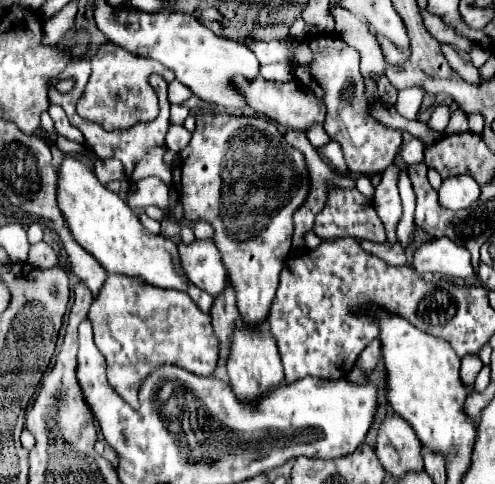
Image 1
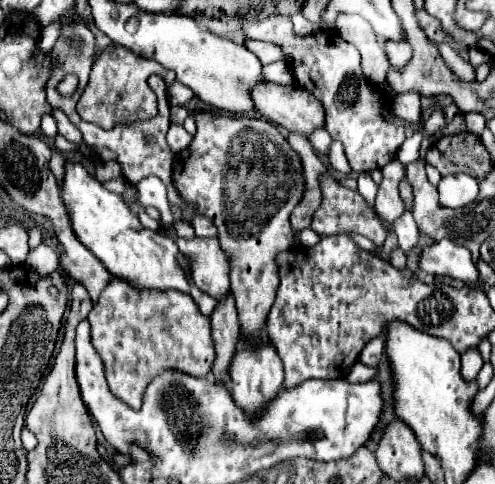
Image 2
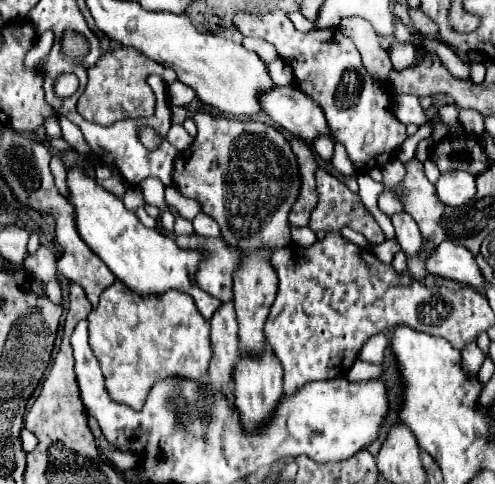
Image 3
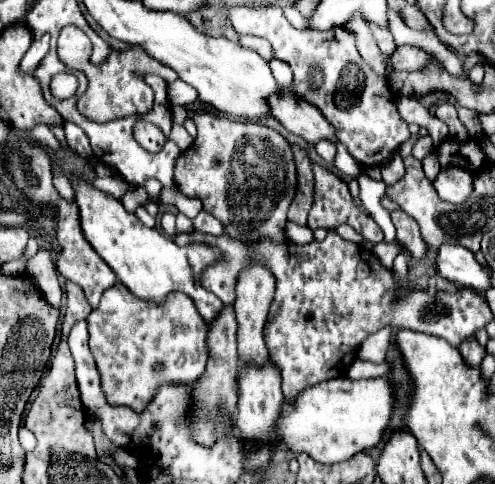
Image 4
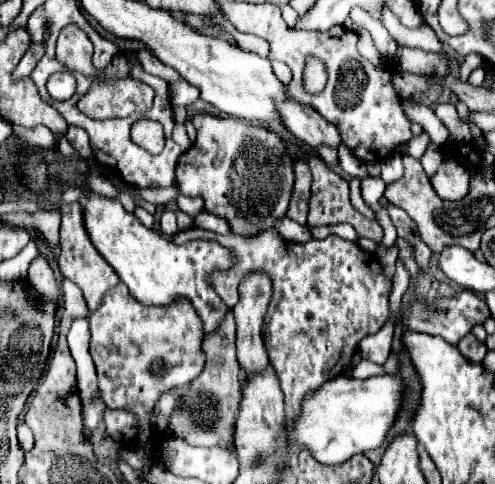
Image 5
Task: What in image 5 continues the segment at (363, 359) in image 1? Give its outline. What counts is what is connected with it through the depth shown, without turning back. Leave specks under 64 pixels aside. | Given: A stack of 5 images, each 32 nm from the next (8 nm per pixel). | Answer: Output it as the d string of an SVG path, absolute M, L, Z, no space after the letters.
M386 322L386 326L382 330L378 330L376 334L366 336L358 346L362 358L366 358L374 364L384 364L388 354L390 354L392 334L394 334L394 322Z

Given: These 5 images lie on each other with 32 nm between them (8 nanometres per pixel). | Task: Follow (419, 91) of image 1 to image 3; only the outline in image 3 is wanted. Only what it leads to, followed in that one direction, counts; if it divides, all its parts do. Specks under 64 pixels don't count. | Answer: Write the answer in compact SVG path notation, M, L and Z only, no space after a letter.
M412 94L394 96L394 112L396 112L396 118L404 124L422 126L426 122L420 100L418 100L418 96L412 96Z

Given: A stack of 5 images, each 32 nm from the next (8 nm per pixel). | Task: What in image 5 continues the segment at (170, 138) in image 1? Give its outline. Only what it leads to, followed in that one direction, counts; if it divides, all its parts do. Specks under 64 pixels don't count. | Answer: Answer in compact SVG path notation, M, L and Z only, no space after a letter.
M175 124L174 130L172 133L172 139L181 147L189 149L191 147L191 141L188 137L186 128L183 124Z

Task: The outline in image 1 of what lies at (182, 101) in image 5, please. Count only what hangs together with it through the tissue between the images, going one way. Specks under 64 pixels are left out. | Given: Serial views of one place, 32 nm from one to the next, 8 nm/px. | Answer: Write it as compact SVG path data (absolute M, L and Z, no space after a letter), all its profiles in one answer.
M172 80L168 86L170 86L168 88L168 98L170 98L172 104L182 104L184 100L188 100L192 96L190 88L184 86L184 84L180 84L178 80Z

